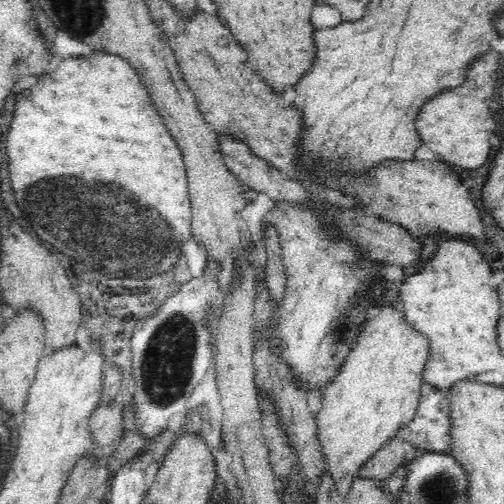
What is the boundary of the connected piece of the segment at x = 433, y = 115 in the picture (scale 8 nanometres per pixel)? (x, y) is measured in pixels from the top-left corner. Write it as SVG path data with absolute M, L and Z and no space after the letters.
M496 51L486 53L474 68L470 68L470 80L458 88L458 92L436 96L426 108L422 108L422 116L418 116L418 132L423 143L439 154L440 160L468 170L480 168L488 162L492 150L490 136L496 134L496 120L490 102L499 92L500 68L501 55Z

